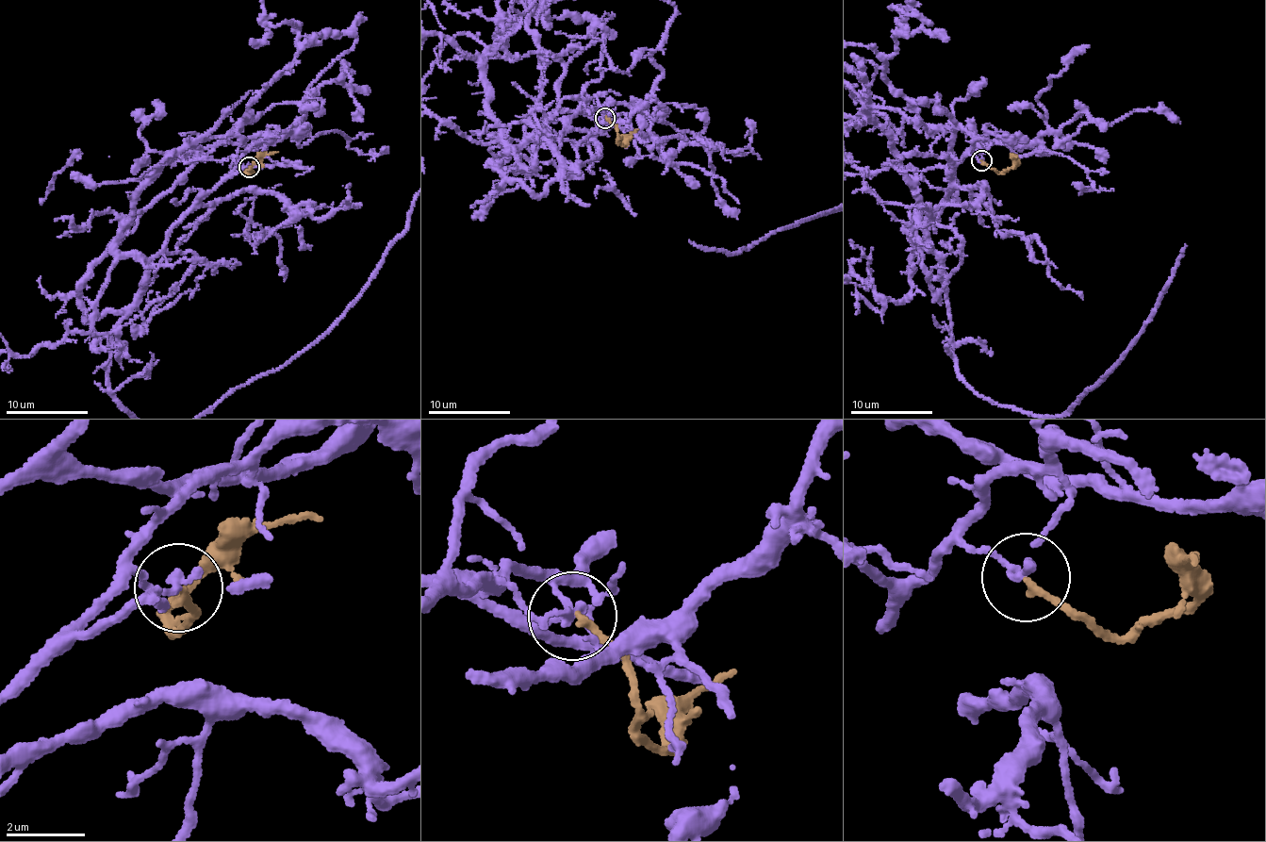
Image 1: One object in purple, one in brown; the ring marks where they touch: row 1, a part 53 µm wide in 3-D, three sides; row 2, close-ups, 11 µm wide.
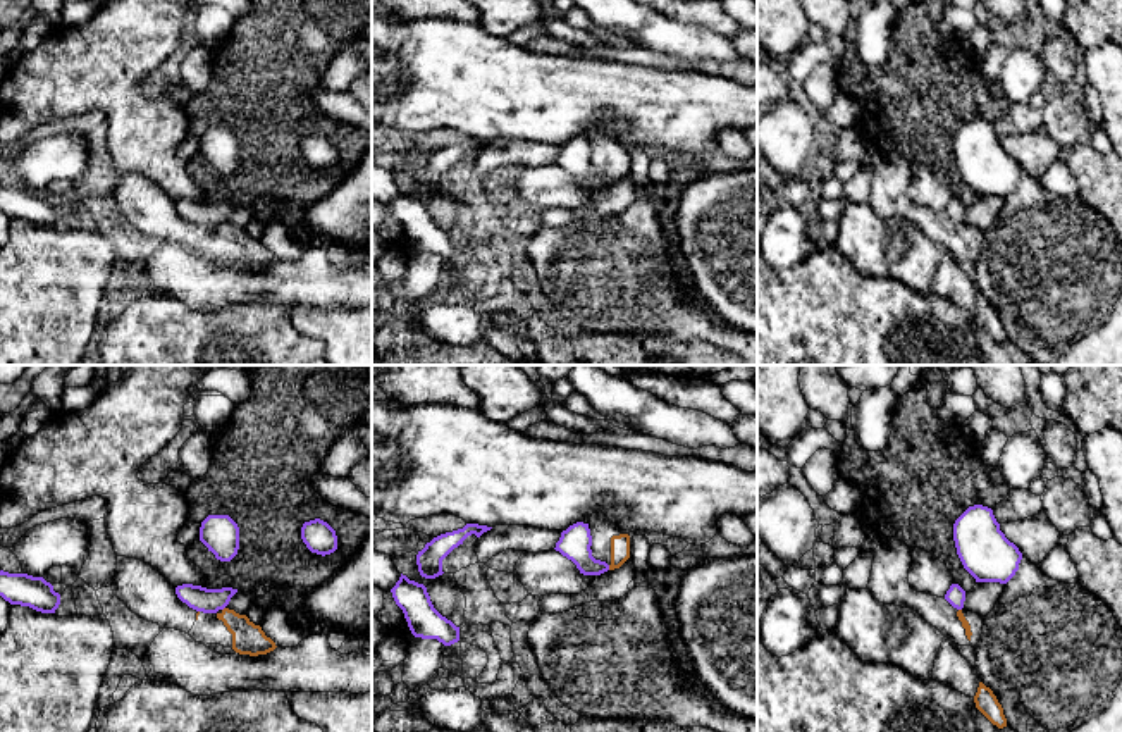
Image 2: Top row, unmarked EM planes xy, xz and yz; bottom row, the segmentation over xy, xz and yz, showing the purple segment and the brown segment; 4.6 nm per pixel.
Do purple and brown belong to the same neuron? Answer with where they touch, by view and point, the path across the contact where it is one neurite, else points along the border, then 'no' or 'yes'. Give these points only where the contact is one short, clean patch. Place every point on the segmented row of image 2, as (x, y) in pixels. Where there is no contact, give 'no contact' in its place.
xz (608, 567) | along xz (608, 565), (610, 569) | no

